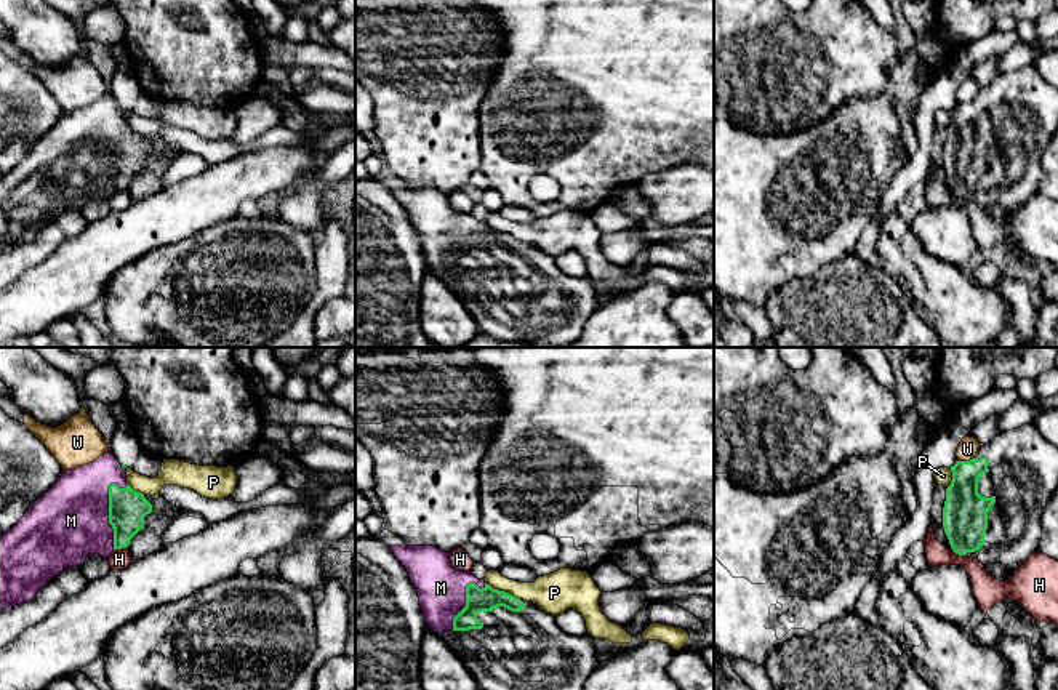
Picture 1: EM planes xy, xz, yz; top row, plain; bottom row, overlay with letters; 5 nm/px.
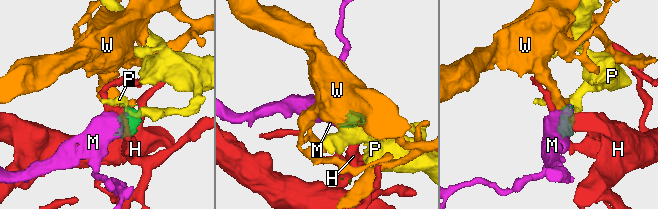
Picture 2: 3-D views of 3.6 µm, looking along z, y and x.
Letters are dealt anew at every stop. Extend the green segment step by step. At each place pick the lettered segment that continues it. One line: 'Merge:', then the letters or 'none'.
Merge: M

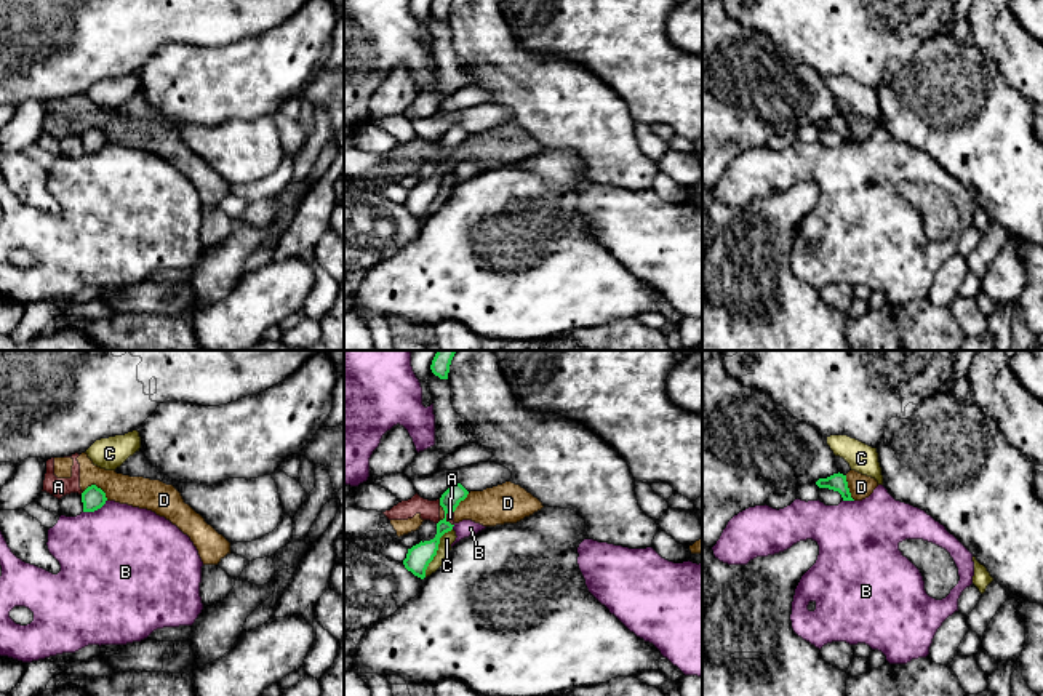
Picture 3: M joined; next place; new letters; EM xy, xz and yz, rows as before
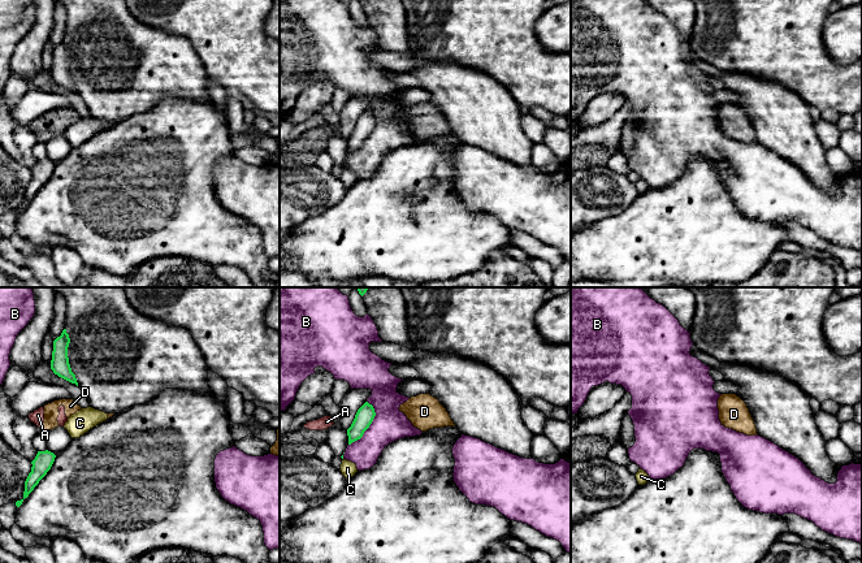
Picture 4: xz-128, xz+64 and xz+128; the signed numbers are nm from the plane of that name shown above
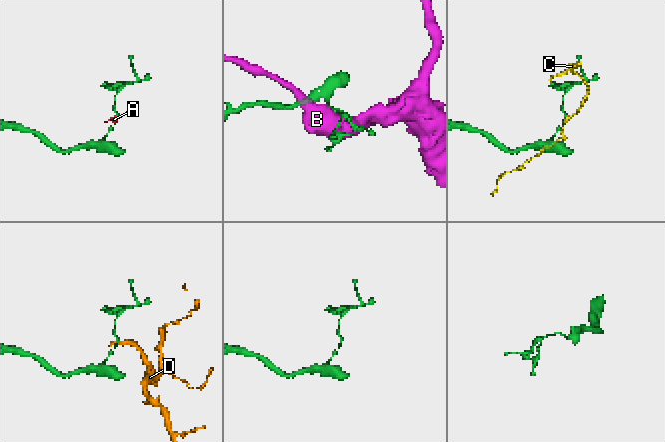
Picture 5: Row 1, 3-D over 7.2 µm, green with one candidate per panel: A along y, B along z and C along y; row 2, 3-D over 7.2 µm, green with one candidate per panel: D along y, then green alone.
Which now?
Merge: none

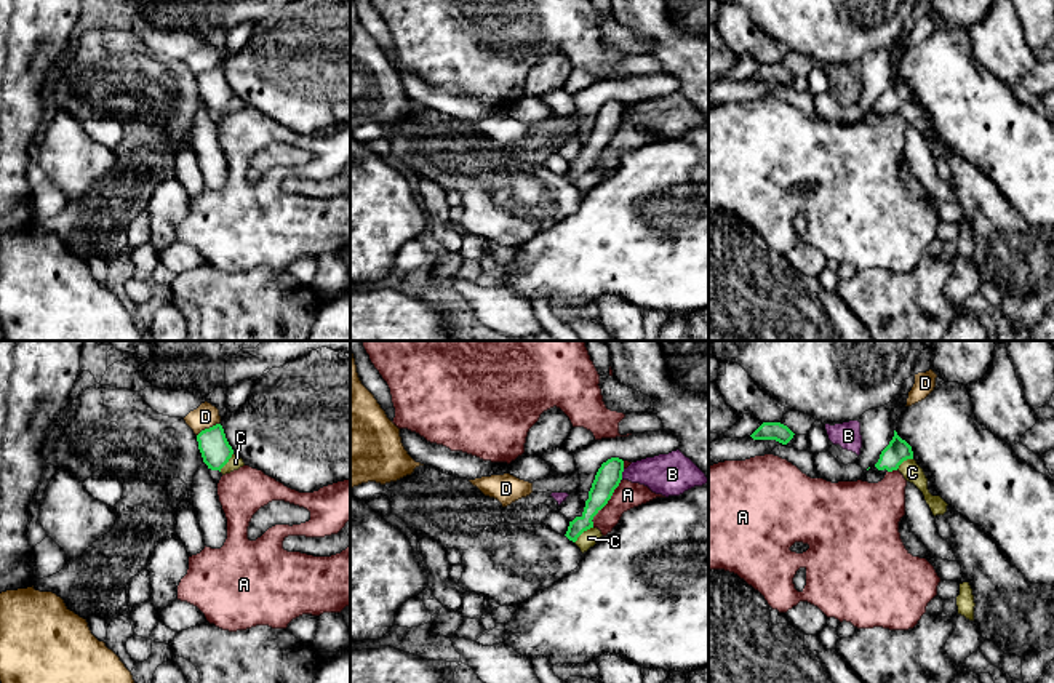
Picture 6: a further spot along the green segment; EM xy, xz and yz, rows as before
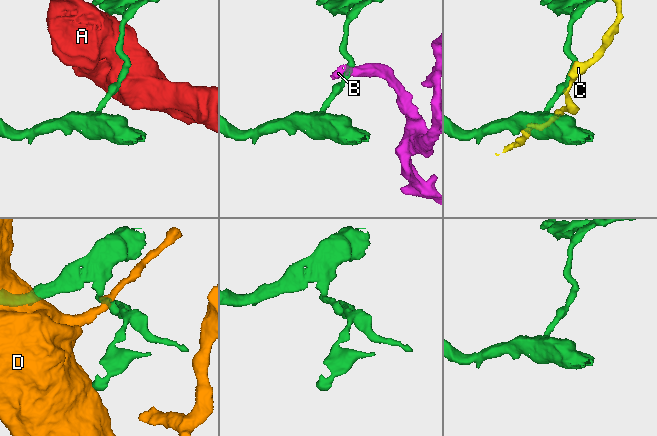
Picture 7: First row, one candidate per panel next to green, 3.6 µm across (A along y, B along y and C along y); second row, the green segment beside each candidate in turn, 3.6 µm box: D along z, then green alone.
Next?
Merge: none

